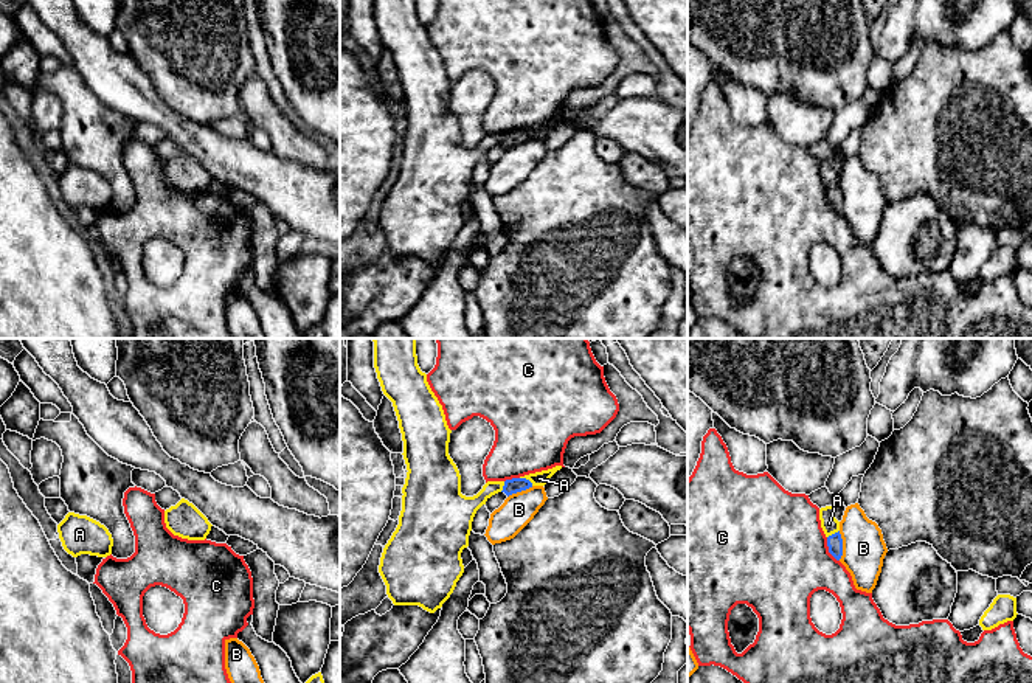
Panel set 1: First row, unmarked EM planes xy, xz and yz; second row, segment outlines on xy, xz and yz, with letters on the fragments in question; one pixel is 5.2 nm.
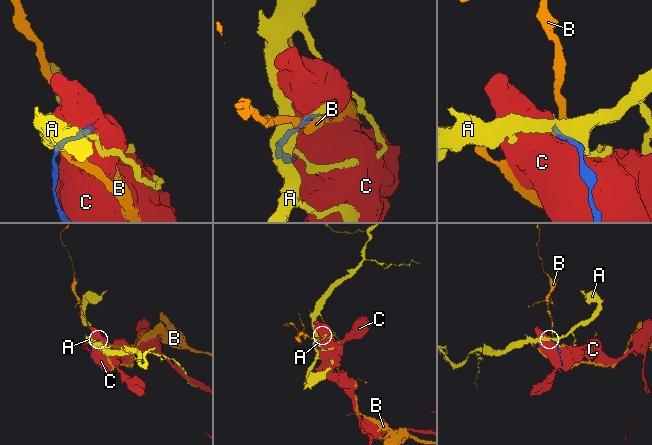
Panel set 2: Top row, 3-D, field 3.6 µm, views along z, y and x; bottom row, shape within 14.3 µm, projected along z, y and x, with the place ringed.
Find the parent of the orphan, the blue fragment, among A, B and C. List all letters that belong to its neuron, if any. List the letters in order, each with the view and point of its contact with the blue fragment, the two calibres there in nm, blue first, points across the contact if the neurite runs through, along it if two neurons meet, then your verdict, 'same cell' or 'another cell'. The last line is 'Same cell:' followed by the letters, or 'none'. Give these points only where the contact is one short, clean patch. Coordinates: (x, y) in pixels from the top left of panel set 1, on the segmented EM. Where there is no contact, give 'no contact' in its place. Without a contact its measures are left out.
A: meets blue in xz at (525, 478); 80 nm thick on the blue side, 80 nm on the other; same cell
B: meets blue in yz at (841, 545); 80 nm thick on the blue side, 220 nm on the other; border along yz (838, 531), (841, 539), (840, 559); another cell
C: meets blue in yz at (829, 550); 80 nm thick on the blue side, 480 nm on the other; another cell
Same cell: A

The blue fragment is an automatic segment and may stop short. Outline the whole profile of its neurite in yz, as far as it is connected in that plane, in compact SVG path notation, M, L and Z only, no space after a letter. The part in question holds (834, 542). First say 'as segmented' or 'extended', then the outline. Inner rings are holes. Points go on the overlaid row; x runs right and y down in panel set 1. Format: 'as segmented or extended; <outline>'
extended; M835 506L819 509L821 528L827 537L829 553L840 560L843 556L843 539L840 534L840 522L835 518Z

